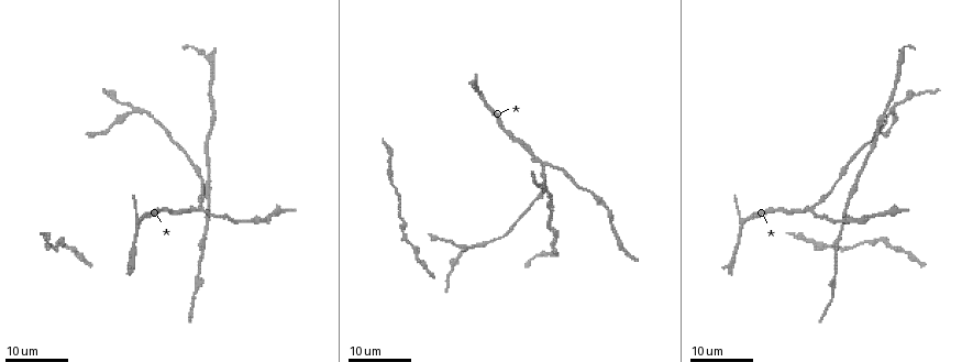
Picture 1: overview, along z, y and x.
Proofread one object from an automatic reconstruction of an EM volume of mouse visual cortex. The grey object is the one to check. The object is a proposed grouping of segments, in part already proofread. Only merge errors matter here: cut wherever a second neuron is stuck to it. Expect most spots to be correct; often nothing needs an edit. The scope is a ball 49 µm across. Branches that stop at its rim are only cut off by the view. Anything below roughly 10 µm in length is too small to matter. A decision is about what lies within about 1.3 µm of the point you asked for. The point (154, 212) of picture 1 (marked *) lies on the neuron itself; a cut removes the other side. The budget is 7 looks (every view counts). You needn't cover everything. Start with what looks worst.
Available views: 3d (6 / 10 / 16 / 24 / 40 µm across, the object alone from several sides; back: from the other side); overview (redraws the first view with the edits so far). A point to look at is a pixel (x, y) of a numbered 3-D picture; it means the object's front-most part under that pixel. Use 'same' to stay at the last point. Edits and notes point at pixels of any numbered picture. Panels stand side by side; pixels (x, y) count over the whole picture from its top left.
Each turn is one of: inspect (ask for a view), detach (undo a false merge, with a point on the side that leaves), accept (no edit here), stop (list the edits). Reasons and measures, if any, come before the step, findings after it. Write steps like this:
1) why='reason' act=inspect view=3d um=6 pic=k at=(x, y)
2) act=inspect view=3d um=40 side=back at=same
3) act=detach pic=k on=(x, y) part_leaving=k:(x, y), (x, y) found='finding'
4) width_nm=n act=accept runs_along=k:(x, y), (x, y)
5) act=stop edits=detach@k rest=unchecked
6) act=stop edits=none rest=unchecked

why='three arms meet' act=inspect view=3d um=24 pic=1 at=(204, 211)

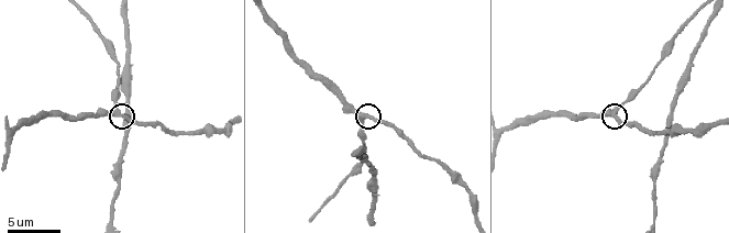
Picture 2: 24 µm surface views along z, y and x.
act=inspect view=3d um=10 pic=2 at=(119, 111)

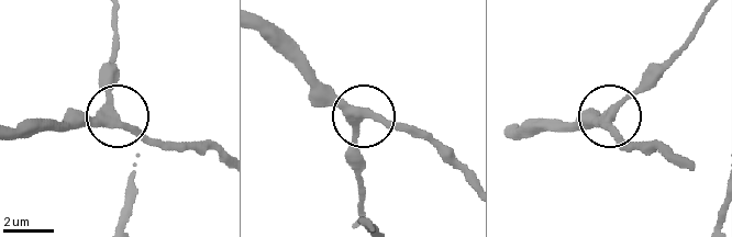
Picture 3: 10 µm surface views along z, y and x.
act=inspect view=3d um=10 side=back pic=3 at=(362, 117)

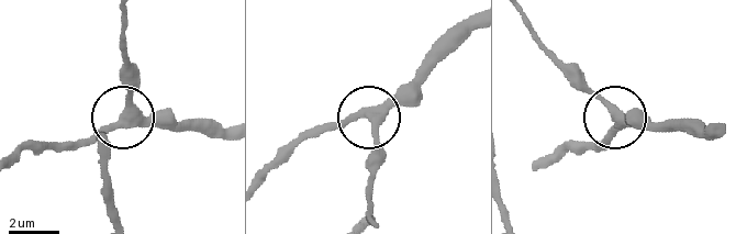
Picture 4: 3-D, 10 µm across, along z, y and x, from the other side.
side_arm_um=25 arms=3 act=accept found='one neuron here'

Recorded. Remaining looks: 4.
why='abrupt turn' act=inspect view=3d um=24 pic=1 at=(739, 242)

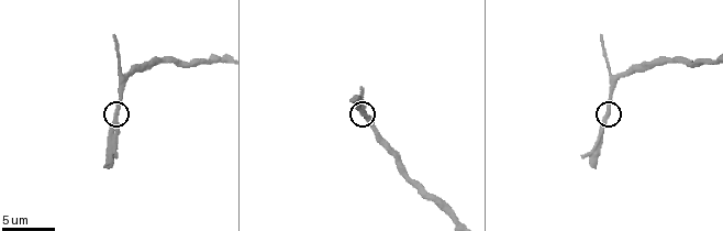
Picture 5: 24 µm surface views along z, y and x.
act=inspect view=3d um=6 pic=5 at=(607, 112)

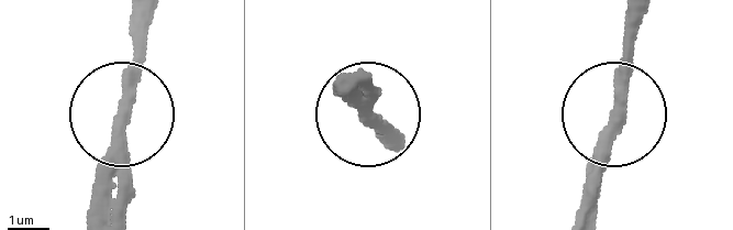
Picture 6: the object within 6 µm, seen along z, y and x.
act=inspect view=3d um=6 side=back pic=6 at=(367, 117)

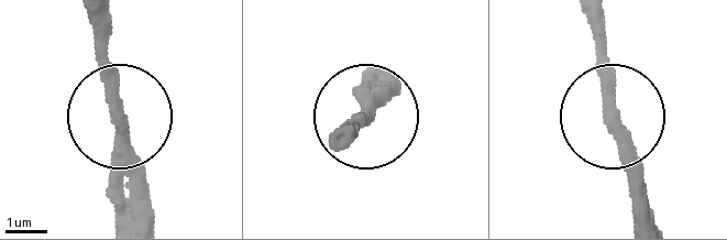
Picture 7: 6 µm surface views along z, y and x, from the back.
width_nm=310 act=accept runs_along=7:(344, 143), (394, 90) found='all the same neuron'

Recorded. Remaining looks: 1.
act=inspect view=3d um=10 pic=2 at=(127, 52)

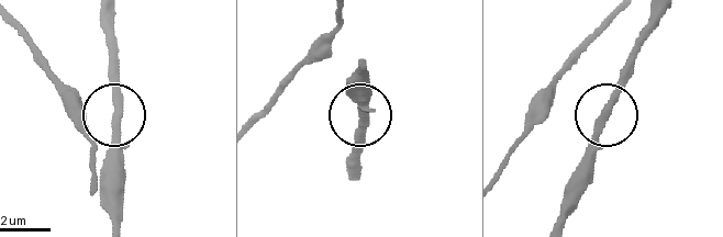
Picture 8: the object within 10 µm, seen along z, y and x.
width_nm=310 act=accept found='one neuron here'

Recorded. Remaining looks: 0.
act=stop edits=none rest=unchecked

